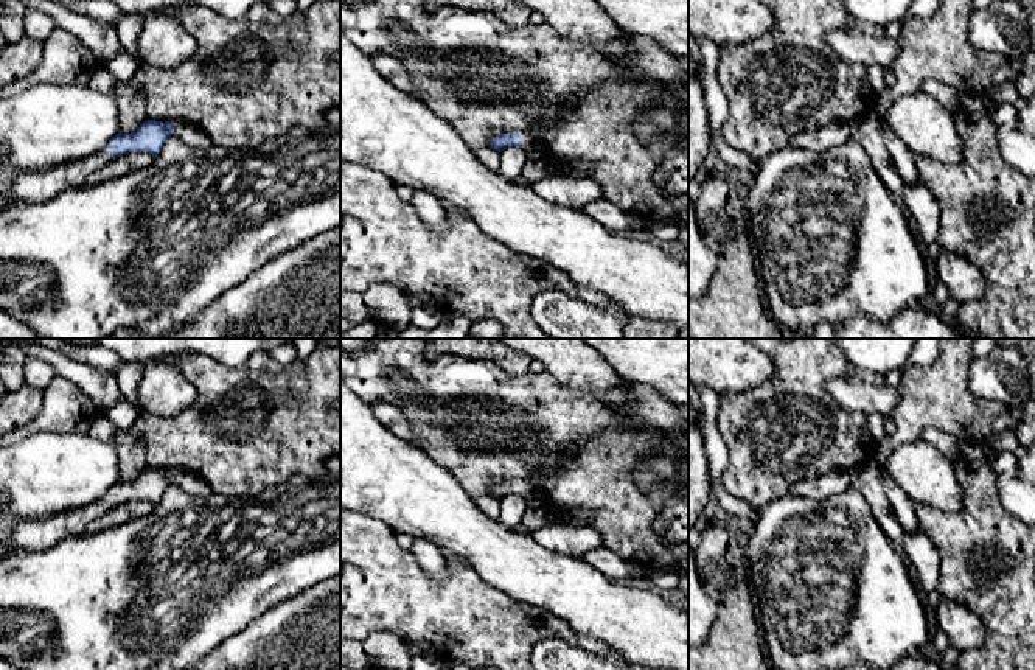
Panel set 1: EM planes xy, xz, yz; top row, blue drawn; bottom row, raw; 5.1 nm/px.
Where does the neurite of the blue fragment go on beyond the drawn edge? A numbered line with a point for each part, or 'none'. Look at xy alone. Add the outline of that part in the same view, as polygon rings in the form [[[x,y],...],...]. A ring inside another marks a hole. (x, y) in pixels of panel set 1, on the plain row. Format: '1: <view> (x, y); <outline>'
1: xy (187, 481); [[[172,469],[172,483],[194,496],[208,496],[213,493],[205,480],[183,469]]]
2: xy (30, 535); [[[101,497],[85,507],[71,508],[42,519],[17,519],[12,530],[14,552],[40,552],[65,538],[85,533],[87,525],[110,508],[110,499]]]

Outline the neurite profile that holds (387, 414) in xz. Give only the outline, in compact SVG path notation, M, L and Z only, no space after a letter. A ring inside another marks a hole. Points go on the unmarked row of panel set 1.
M385 401L370 403L375 417L395 435L413 443L413 429L407 417L395 406Z

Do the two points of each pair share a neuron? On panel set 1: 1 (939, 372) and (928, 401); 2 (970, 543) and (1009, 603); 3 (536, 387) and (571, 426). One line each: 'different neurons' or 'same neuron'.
1: same neuron
2: same neuron
3: same neuron

